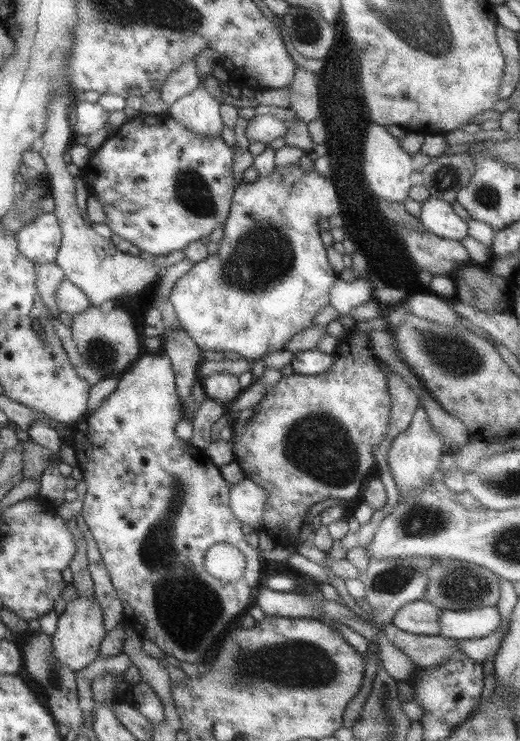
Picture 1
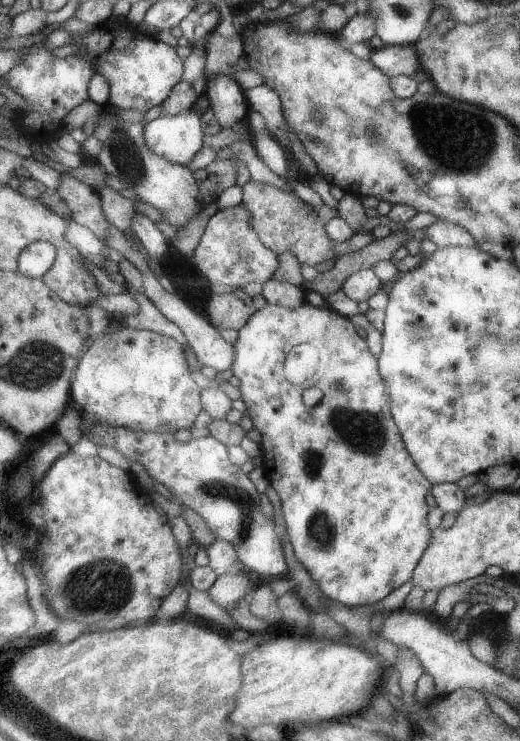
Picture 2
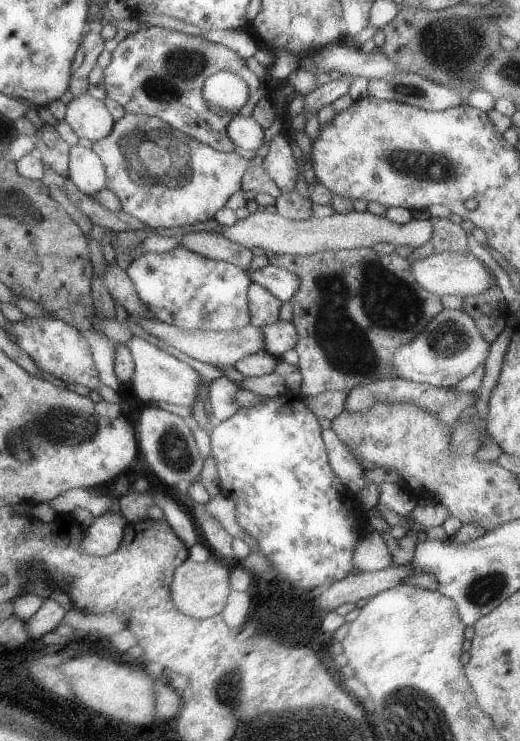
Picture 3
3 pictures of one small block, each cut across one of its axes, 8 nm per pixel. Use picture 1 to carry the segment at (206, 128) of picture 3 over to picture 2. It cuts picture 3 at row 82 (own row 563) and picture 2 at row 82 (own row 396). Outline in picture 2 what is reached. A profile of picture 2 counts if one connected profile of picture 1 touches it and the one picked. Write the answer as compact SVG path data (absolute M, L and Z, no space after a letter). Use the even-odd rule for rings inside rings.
M109 21L90 32L74 34L71 44L78 48L77 56L86 60L94 73L104 76L110 84L107 105L117 109L146 113L161 106L169 98L172 88L183 80L183 60L176 48L140 32L138 26Z

